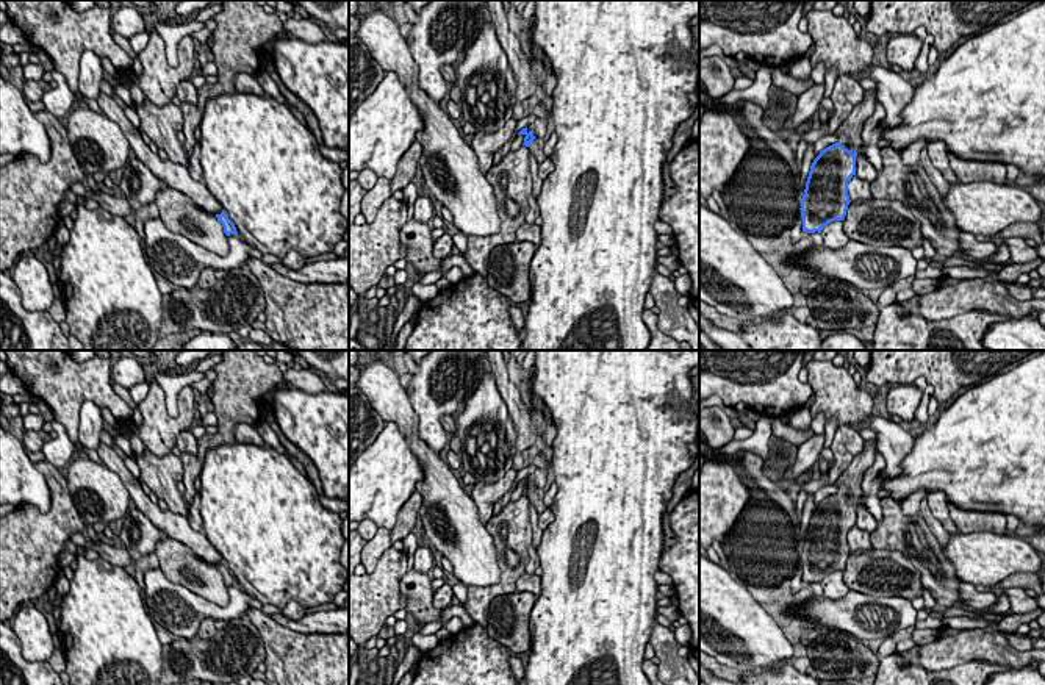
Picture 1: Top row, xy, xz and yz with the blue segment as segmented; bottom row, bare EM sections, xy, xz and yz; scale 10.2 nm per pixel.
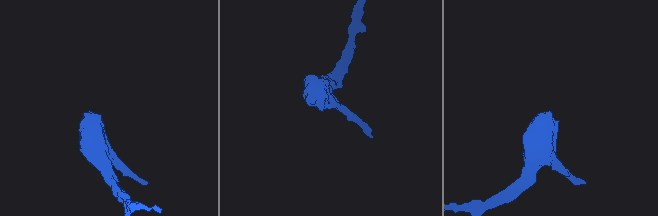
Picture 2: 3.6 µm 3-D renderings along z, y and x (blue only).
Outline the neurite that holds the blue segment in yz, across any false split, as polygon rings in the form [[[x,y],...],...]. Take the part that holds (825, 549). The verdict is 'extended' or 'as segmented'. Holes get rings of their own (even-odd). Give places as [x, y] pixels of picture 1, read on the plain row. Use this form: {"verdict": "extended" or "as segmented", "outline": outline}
{"verdict": "extended", "outline": [[[878,438],[865,441],[864,450],[856,455],[846,471],[839,477],[839,490],[813,510],[801,549],[803,582],[821,583],[823,577],[843,571],[849,555],[848,532],[856,525],[856,507],[862,500],[862,472],[876,460]]]}

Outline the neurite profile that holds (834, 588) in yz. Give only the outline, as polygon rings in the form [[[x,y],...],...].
[[[834,571],[821,580],[823,596],[831,601],[839,601],[846,596],[848,586],[843,582],[843,571]]]

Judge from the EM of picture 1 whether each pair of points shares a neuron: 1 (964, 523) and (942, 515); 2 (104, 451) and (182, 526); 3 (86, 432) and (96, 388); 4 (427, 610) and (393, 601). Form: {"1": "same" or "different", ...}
{"1": "different", "2": "same", "3": "different", "4": "different"}

